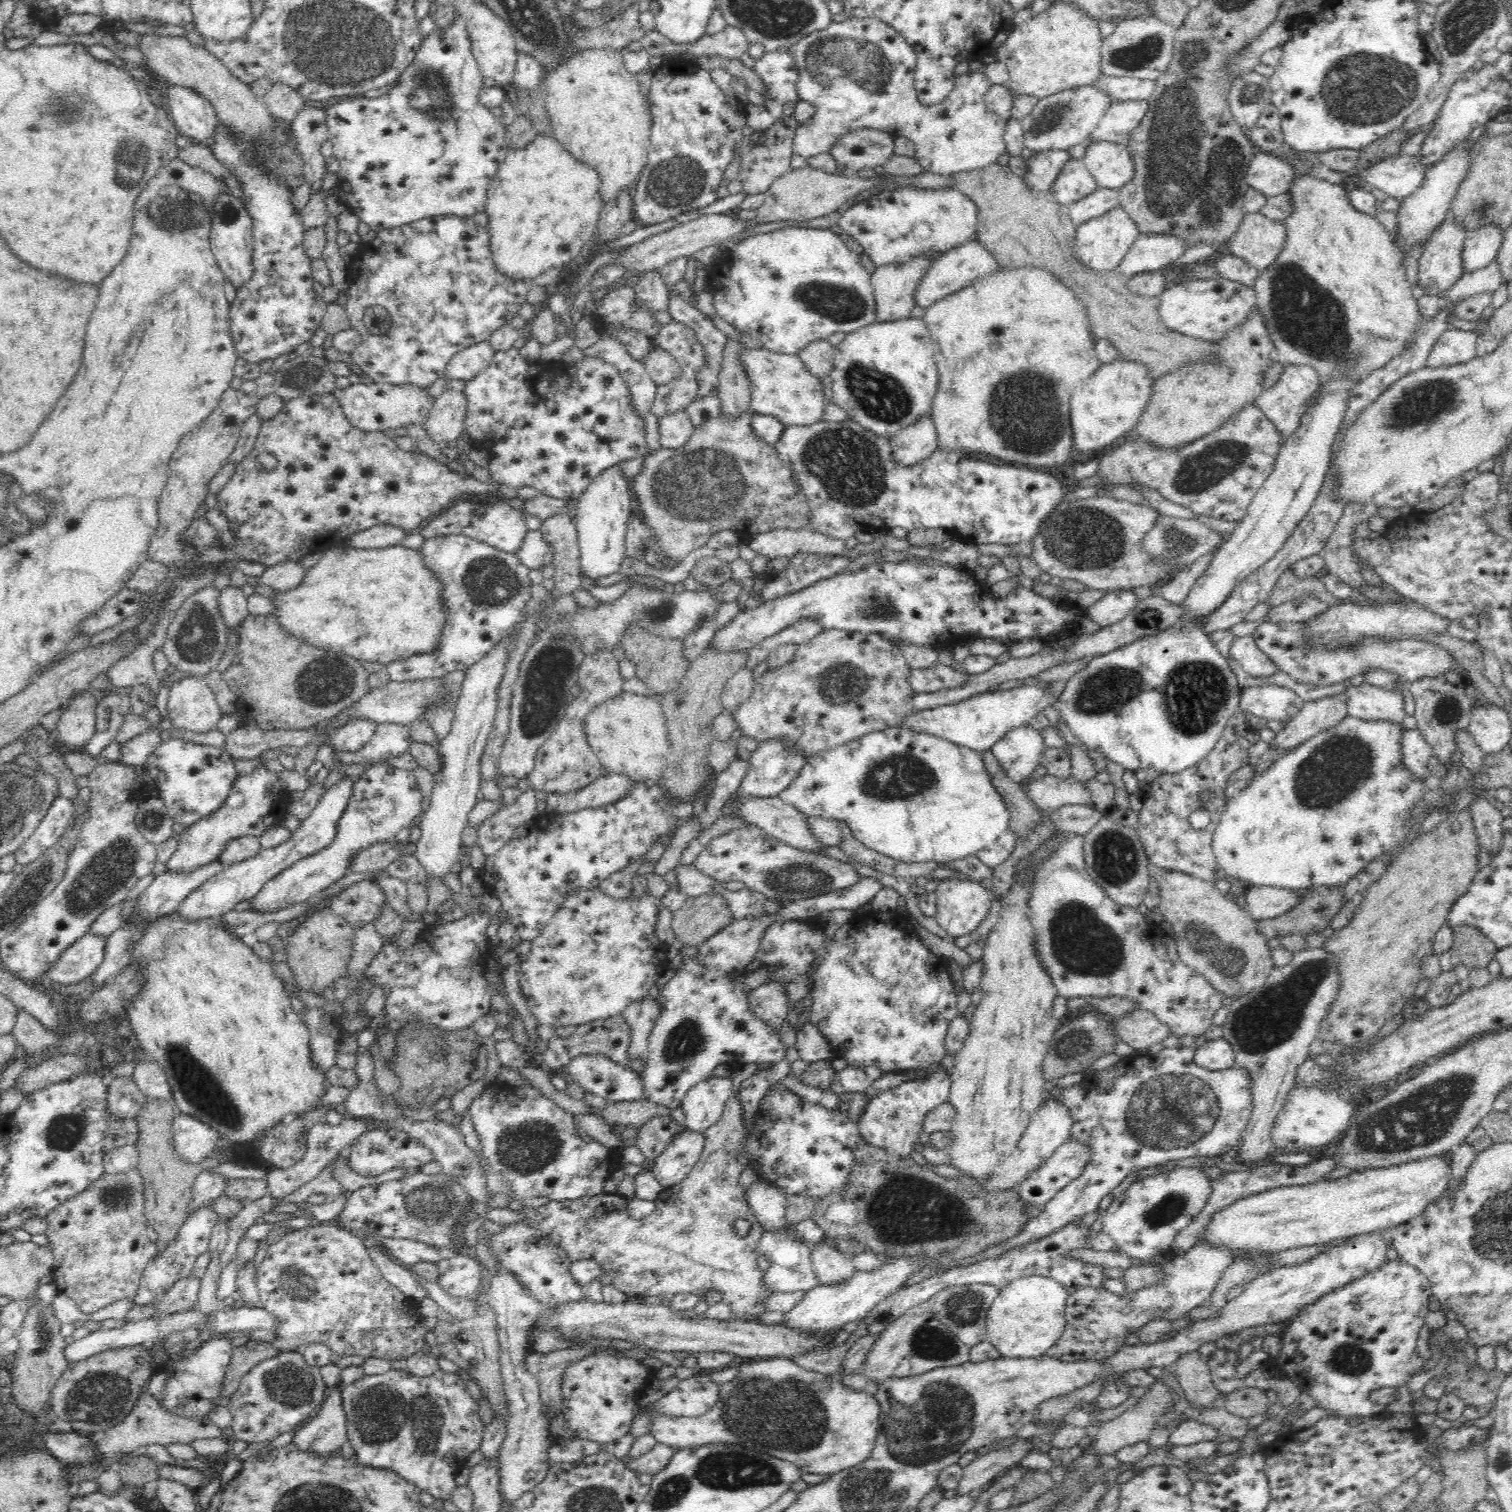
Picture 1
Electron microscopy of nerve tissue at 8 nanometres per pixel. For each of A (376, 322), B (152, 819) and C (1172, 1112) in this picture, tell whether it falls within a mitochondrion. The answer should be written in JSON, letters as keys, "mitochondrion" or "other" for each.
{"A":"other","B":"mitochondrion","C":"mitochondrion"}

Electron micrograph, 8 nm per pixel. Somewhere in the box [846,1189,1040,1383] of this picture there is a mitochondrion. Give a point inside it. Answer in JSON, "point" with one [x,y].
{"point":[964,1307]}

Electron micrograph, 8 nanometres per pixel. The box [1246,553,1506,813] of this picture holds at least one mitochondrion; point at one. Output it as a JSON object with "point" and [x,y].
{"point":[1343,762]}

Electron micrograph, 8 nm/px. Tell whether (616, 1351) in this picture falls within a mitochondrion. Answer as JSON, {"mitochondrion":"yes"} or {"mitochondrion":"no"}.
{"mitochondrion":"no"}

